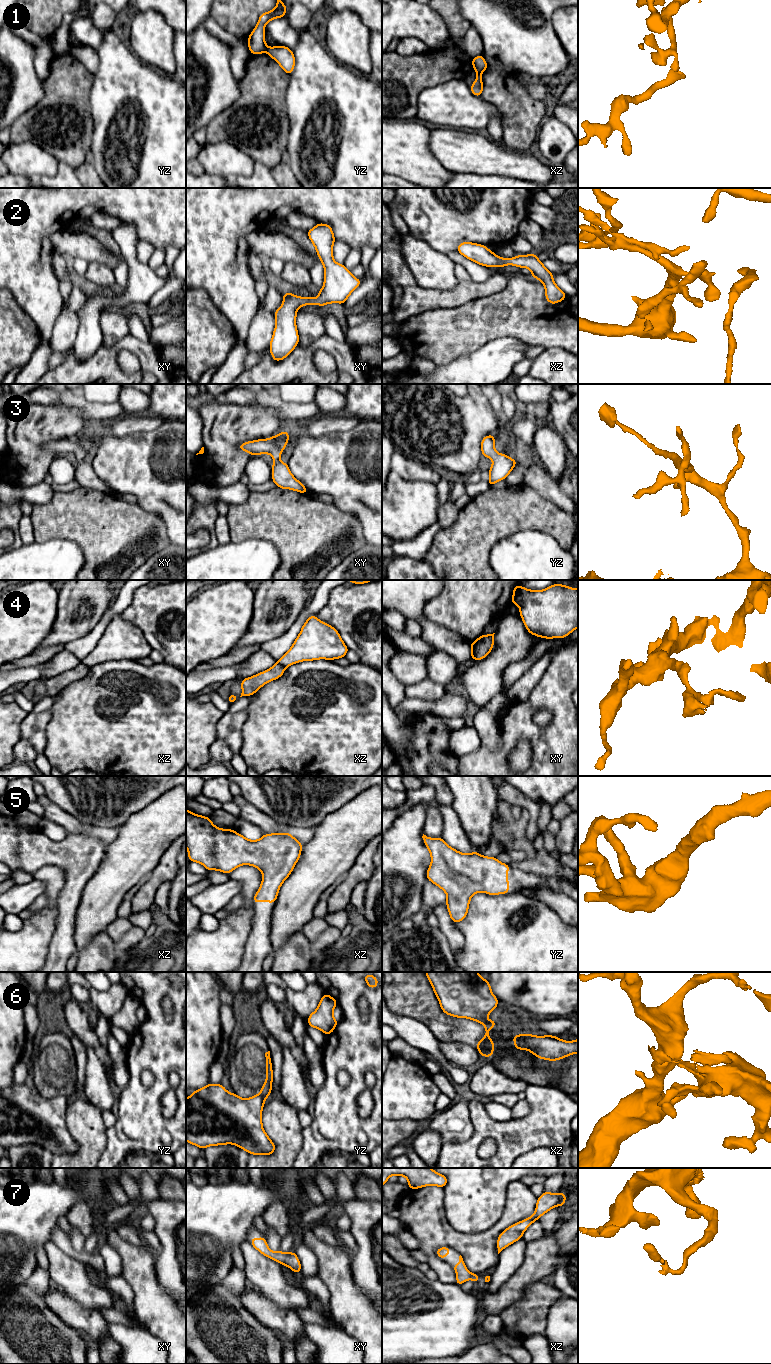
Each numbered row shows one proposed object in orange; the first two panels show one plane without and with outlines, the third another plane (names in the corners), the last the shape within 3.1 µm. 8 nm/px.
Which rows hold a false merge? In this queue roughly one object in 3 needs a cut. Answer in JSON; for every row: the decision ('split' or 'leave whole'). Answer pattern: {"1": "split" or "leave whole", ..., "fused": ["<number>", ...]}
{"1": "split", "2": "leave whole", "3": "leave whole", "4": "split", "5": "leave whole", "6": "split", "7": "leave whole", "fused": ["1", "4", "6"]}

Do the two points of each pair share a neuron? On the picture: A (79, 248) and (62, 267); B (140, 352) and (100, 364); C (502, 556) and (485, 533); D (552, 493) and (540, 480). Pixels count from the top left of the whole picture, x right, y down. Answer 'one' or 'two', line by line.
A: two
B: one
C: two
D: one

